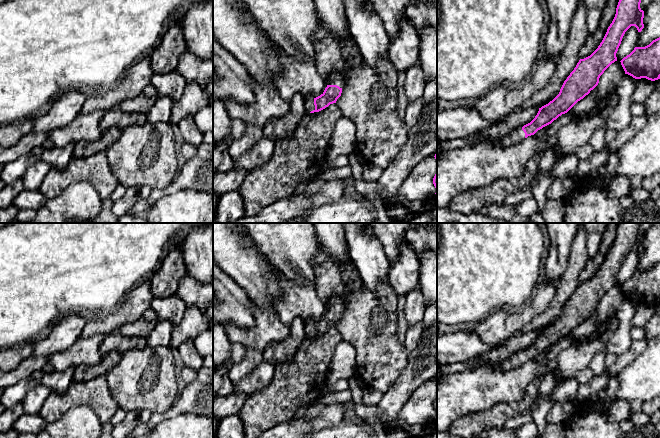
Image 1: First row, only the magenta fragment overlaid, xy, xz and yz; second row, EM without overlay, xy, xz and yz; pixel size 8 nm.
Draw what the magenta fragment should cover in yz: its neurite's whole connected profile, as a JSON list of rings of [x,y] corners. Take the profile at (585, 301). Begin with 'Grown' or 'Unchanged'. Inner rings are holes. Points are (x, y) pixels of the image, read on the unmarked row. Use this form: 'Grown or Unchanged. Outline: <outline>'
Grown. Outline: [[[641,223],[619,224],[615,241],[598,272],[590,280],[579,284],[564,305],[559,318],[548,328],[539,332],[537,339],[530,347],[501,362],[504,370],[517,368],[551,348],[598,309],[600,300],[617,285],[616,277],[625,256],[631,250],[635,250],[638,256],[644,252],[644,235],[640,232],[640,227]]]

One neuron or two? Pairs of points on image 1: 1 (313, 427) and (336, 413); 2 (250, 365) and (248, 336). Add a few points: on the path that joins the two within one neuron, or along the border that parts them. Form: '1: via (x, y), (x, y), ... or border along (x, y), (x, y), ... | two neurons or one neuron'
1: via (319, 422), (330, 416) | one neuron
2: border along (245, 345), (257, 351) | two neurons

